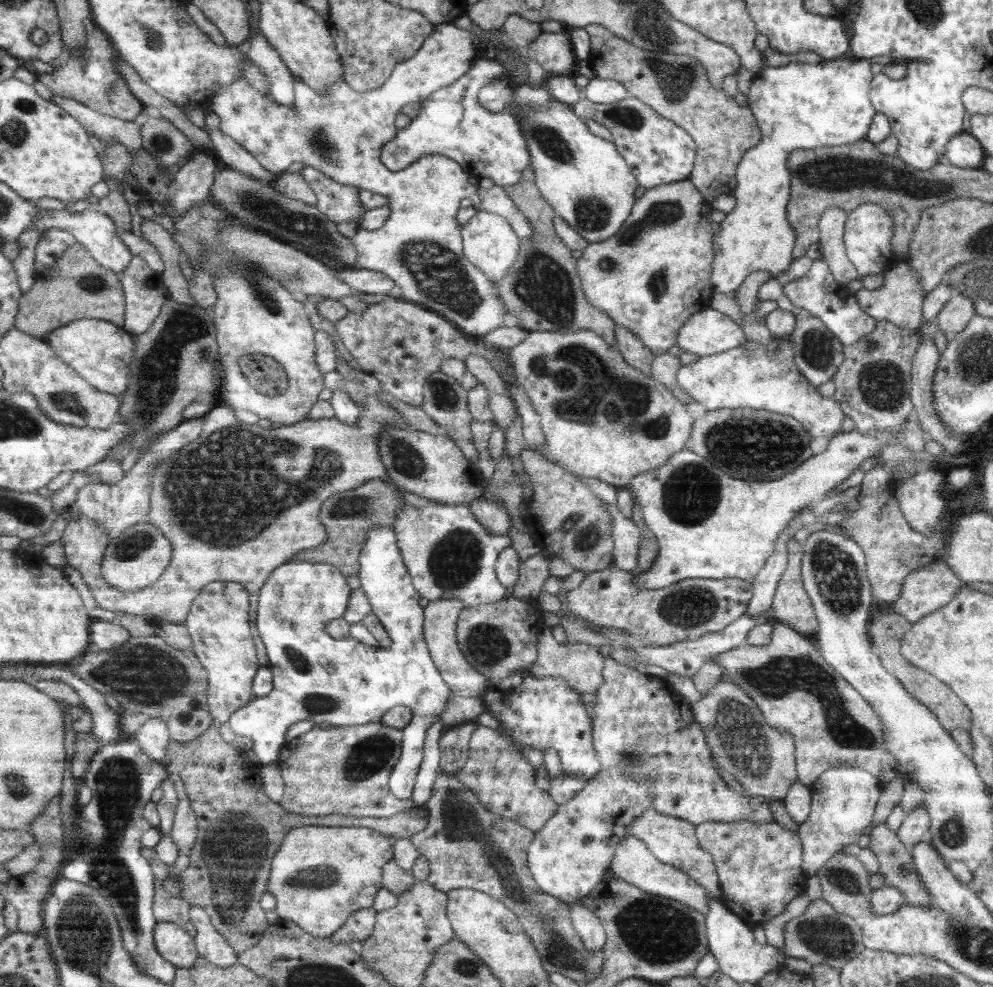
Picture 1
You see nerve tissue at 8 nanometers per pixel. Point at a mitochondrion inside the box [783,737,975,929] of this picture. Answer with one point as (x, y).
(843, 879)

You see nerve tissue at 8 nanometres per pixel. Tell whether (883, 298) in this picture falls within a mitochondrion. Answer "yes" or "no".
no

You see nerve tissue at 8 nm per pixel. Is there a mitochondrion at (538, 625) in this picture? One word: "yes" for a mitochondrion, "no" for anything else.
no

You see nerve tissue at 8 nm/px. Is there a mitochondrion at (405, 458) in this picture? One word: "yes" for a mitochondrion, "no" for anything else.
yes

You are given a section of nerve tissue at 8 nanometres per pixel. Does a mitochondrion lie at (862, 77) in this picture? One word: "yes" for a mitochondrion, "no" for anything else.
no

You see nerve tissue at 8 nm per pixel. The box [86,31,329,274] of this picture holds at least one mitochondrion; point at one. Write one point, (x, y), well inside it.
(161, 144)

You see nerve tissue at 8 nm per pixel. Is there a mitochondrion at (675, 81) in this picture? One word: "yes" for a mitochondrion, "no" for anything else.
yes

